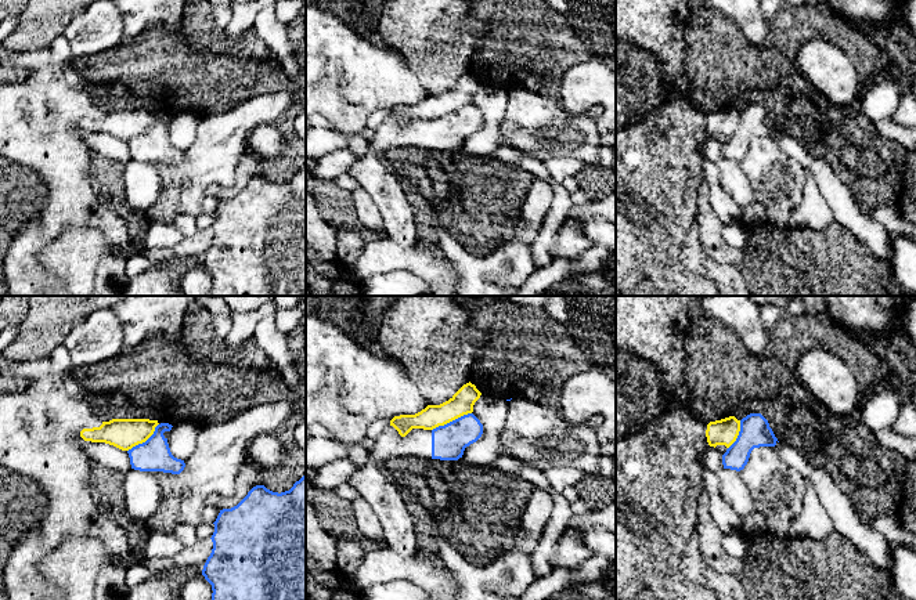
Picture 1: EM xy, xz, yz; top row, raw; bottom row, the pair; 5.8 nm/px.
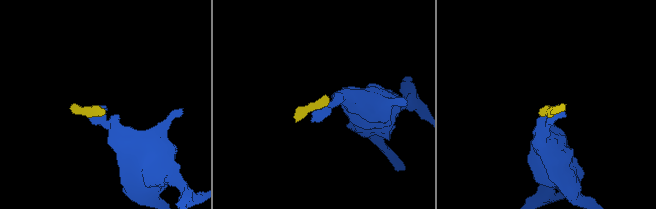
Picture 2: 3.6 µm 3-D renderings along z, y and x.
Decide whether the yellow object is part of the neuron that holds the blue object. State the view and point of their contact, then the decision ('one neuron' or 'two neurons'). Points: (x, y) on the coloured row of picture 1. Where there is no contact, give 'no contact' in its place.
xz (453, 420) | two neurons

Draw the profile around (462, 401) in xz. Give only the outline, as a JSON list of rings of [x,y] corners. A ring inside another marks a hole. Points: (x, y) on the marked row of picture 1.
[[[470,382],[464,384],[448,401],[440,405],[428,405],[415,415],[400,415],[390,420],[401,437],[405,437],[412,429],[433,430],[444,426],[464,415],[473,412],[475,402],[482,393]]]

